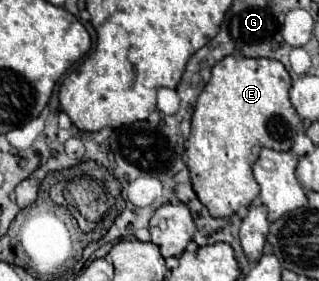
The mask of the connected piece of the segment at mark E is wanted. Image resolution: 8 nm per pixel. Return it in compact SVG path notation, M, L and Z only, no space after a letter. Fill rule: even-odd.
M225 56L213 66L211 80L197 98L191 136L185 142L193 190L213 218L231 216L259 196L251 168L261 148L291 148L301 118L289 102L289 88L291 76L279 60Z

